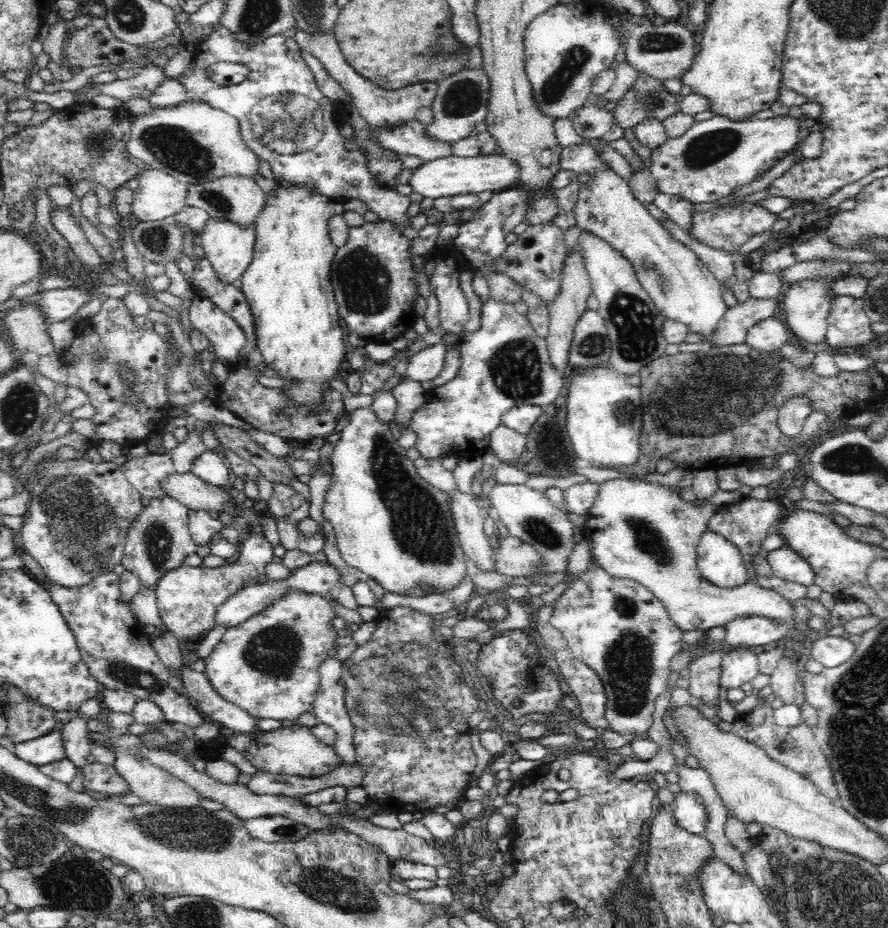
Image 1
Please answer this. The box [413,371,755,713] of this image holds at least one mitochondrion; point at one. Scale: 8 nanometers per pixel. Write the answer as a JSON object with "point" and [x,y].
{"point":[649,540]}

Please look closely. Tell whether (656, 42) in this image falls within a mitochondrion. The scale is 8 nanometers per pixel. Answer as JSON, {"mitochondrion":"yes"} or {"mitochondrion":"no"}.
{"mitochondrion":"yes"}

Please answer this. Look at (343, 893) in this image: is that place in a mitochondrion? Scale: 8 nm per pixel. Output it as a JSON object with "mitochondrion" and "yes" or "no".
{"mitochondrion":"yes"}

